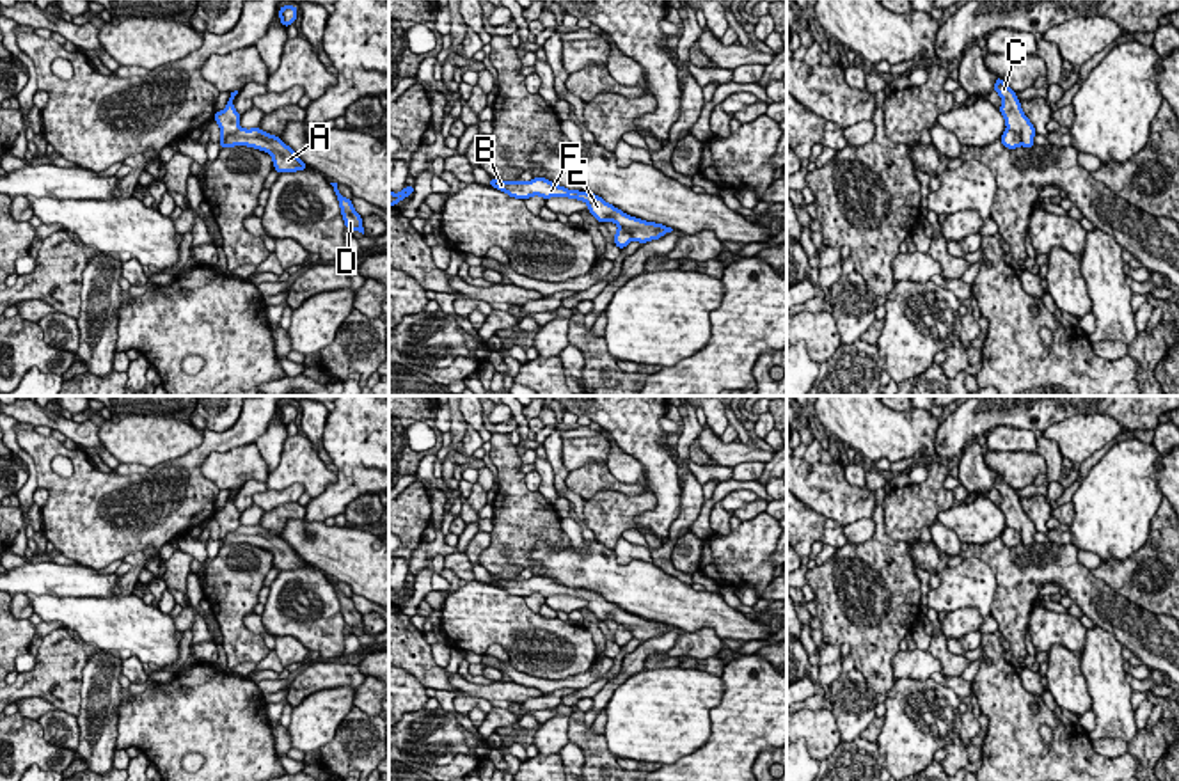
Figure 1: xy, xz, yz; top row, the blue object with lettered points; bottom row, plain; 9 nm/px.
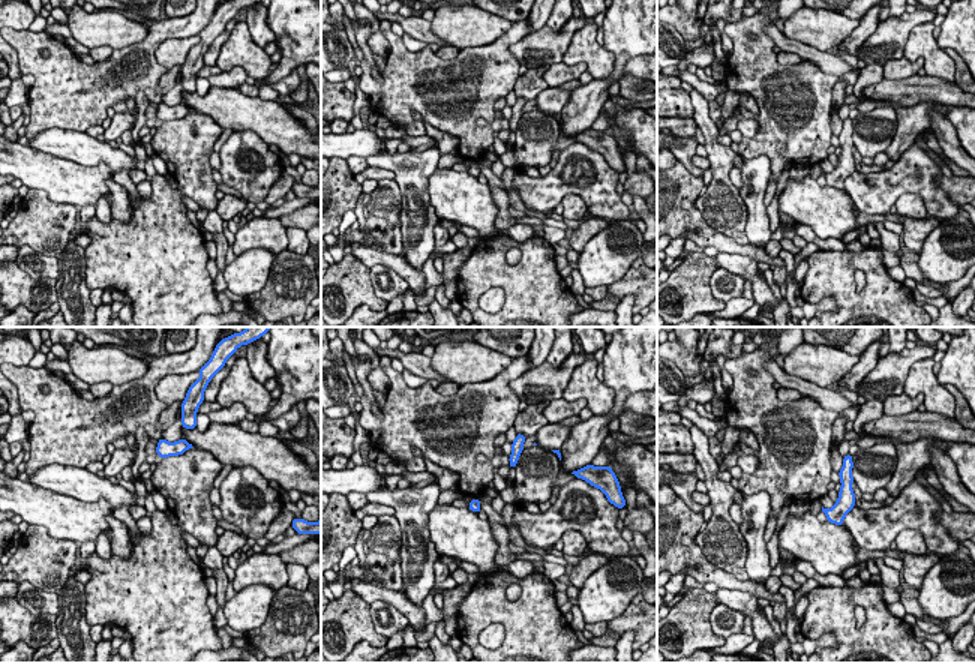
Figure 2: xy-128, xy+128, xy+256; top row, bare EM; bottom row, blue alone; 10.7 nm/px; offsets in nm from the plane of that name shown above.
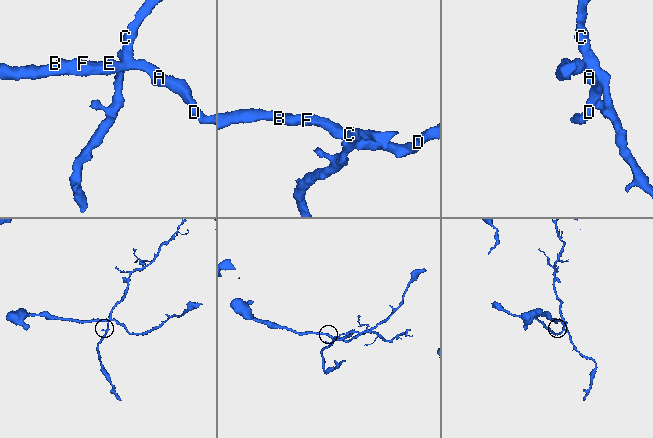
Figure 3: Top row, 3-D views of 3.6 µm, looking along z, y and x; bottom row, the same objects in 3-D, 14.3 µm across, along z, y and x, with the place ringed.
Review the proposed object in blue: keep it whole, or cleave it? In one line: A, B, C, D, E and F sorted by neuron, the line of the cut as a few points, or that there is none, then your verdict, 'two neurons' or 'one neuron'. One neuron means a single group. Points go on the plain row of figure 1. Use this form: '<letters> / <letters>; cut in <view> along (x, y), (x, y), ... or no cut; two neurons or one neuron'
A B D E F / C; cut in xy along (240, 526), (231, 529), (221, 544); two neurons

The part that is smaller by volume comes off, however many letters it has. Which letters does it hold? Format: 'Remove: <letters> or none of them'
Remove: A, B, D, E, F

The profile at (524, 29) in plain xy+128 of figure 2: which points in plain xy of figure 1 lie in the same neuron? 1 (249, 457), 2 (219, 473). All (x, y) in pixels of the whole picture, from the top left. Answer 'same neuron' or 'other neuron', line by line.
1: other neuron
2: other neuron

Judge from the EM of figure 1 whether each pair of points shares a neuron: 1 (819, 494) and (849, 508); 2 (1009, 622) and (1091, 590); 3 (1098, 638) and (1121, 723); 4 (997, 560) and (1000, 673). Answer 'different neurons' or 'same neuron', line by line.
1: same neuron
2: same neuron
3: same neuron
4: different neurons

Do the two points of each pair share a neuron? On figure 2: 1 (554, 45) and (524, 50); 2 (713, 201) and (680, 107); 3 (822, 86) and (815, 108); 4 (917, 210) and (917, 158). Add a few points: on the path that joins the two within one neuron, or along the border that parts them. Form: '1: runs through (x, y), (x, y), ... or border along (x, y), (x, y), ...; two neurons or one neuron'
1: runs through (546, 47), (531, 50); one neuron
2: border along (689, 93), (693, 116); two neurons
3: runs through (816, 92), (815, 102); one neuron
4: border along (894, 201), (903, 194), (917, 194), (929, 215); two neurons

